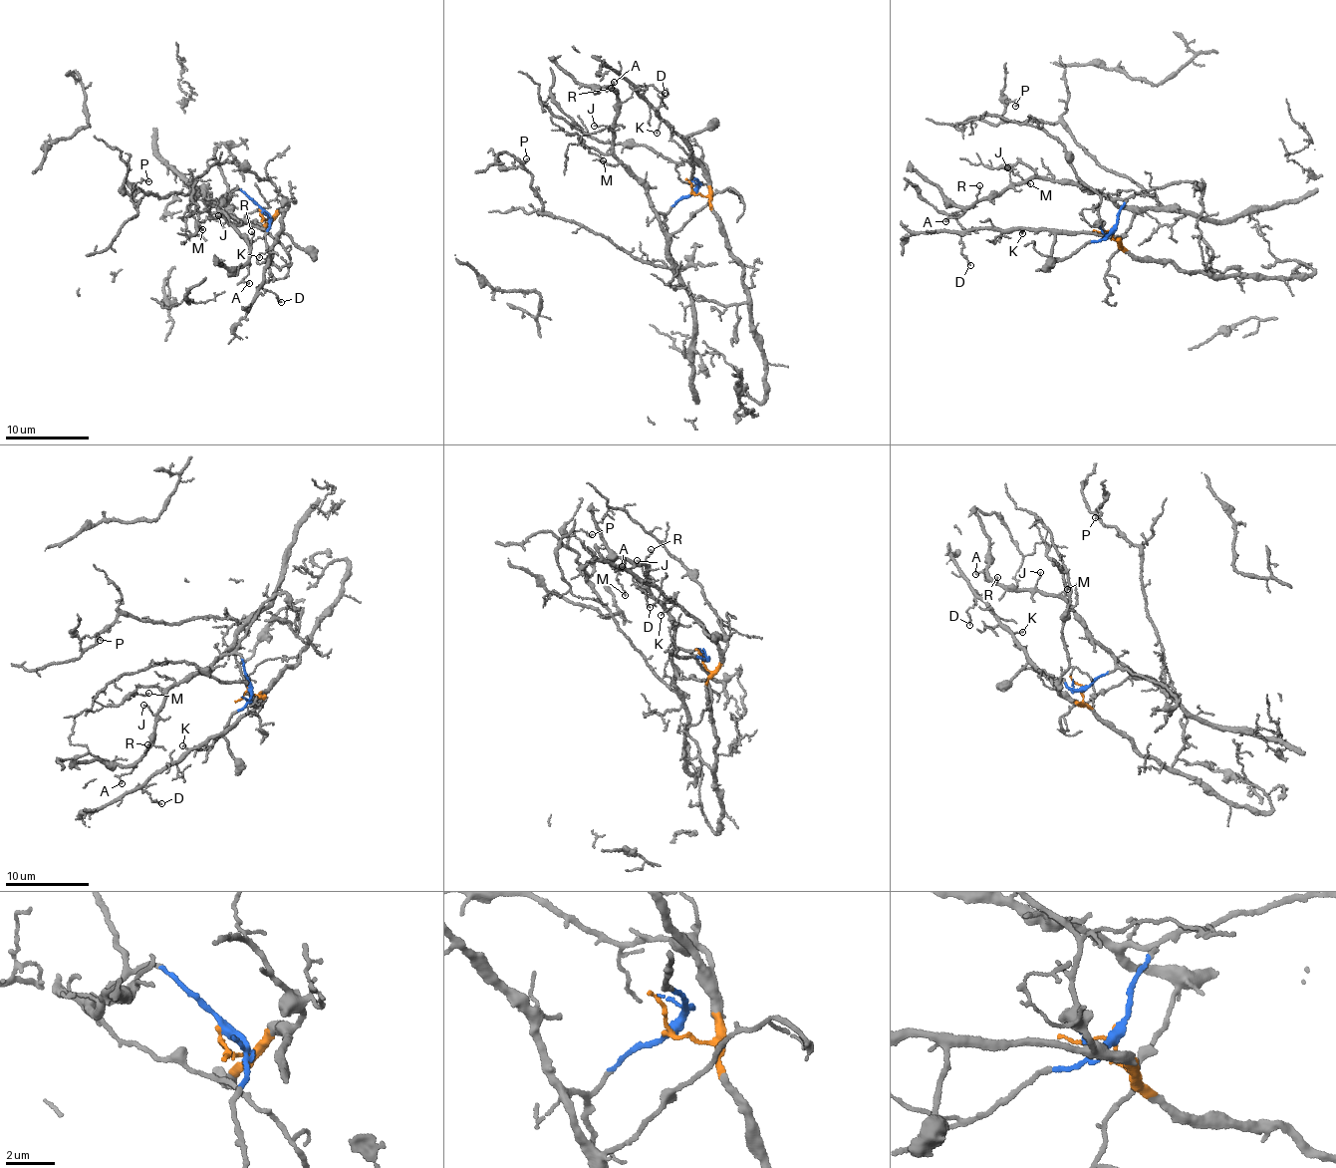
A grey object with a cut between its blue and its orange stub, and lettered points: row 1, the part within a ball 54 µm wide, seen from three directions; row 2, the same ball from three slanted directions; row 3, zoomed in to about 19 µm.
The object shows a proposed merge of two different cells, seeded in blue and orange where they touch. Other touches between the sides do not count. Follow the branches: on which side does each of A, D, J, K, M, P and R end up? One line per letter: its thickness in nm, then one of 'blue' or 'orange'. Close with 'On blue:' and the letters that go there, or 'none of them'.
A: 100 nm | blue
D: 100 nm | orange
J: 90 nm | blue
K: 110 nm | orange
M: 100 nm | blue
P: 140 nm | blue
R: 110 nm | blue
On blue: A, J, M, P, R

